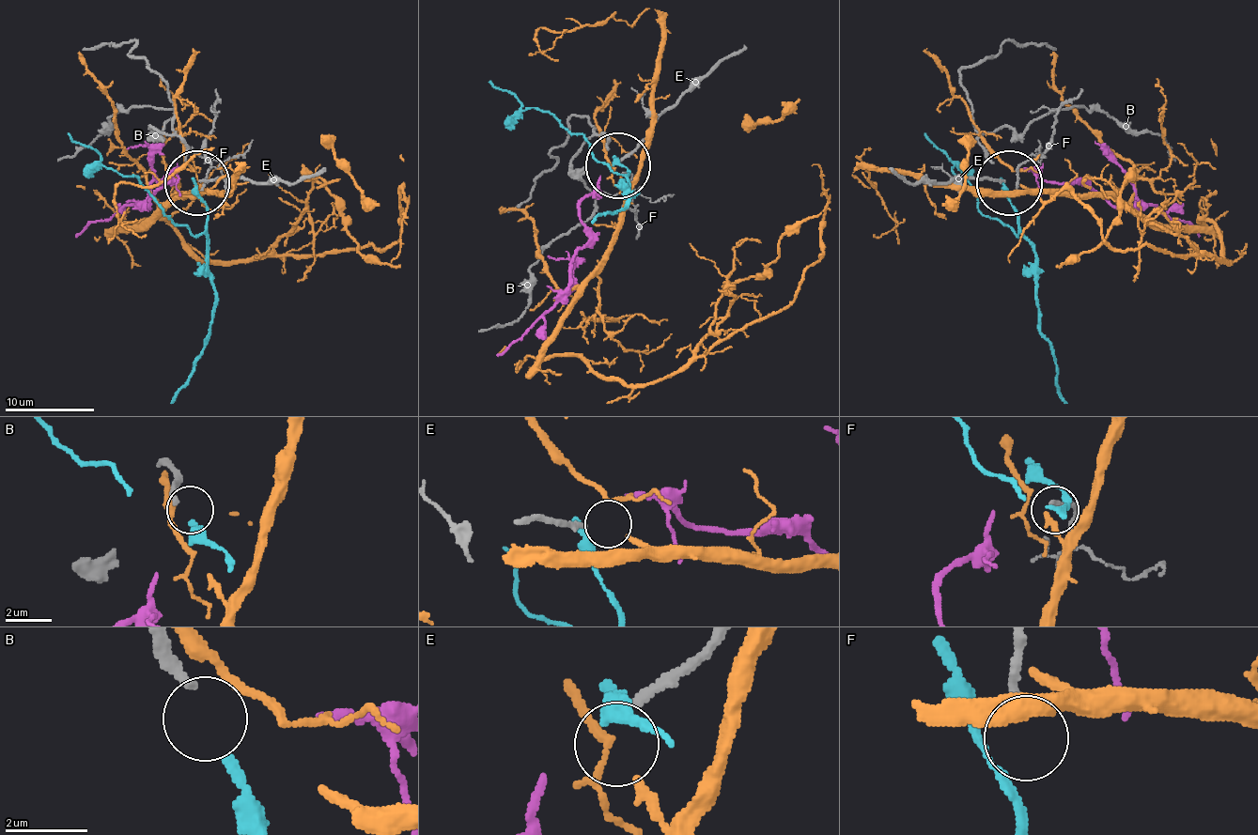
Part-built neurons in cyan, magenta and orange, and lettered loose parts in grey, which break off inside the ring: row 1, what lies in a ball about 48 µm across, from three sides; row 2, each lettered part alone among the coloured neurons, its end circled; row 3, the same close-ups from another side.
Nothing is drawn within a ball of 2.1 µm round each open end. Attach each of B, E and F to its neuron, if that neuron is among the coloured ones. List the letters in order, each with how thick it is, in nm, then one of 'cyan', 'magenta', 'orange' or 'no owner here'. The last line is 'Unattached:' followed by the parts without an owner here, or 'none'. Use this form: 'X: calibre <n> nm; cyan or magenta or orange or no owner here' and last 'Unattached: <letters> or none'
B: calibre 240 nm; cyan
E: calibre 220 nm; no owner here
F: calibre 200 nm; no owner here
Unattached: E, F

